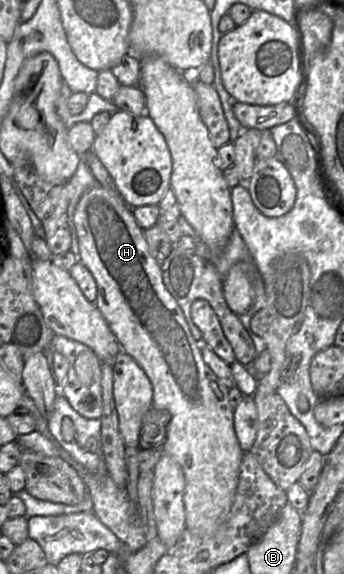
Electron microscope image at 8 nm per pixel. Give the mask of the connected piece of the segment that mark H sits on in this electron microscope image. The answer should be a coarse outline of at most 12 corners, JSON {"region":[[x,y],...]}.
{"region":[[100,184],[73,212],[96,307],[170,415],[186,528],[229,513],[244,454],[144,230]]}

